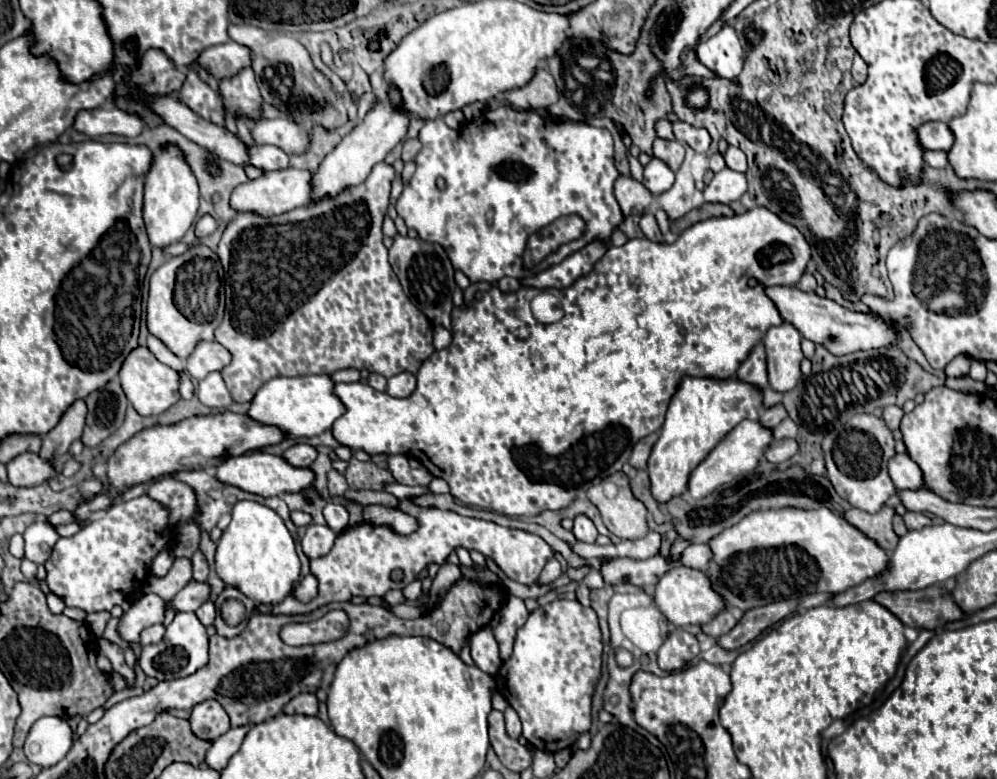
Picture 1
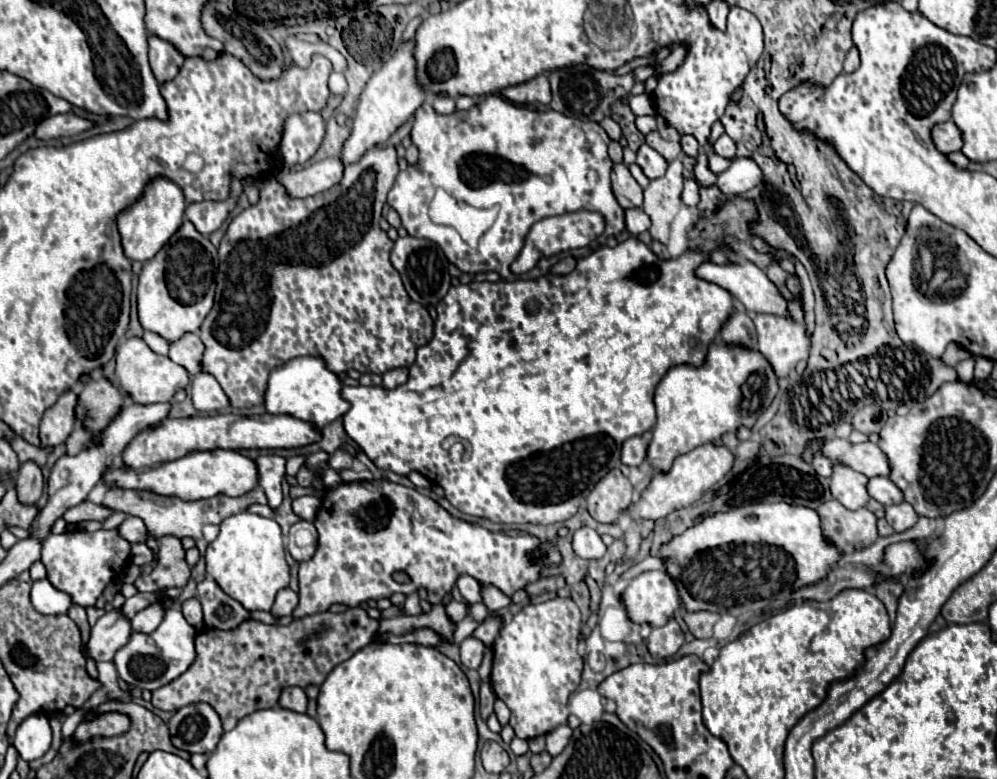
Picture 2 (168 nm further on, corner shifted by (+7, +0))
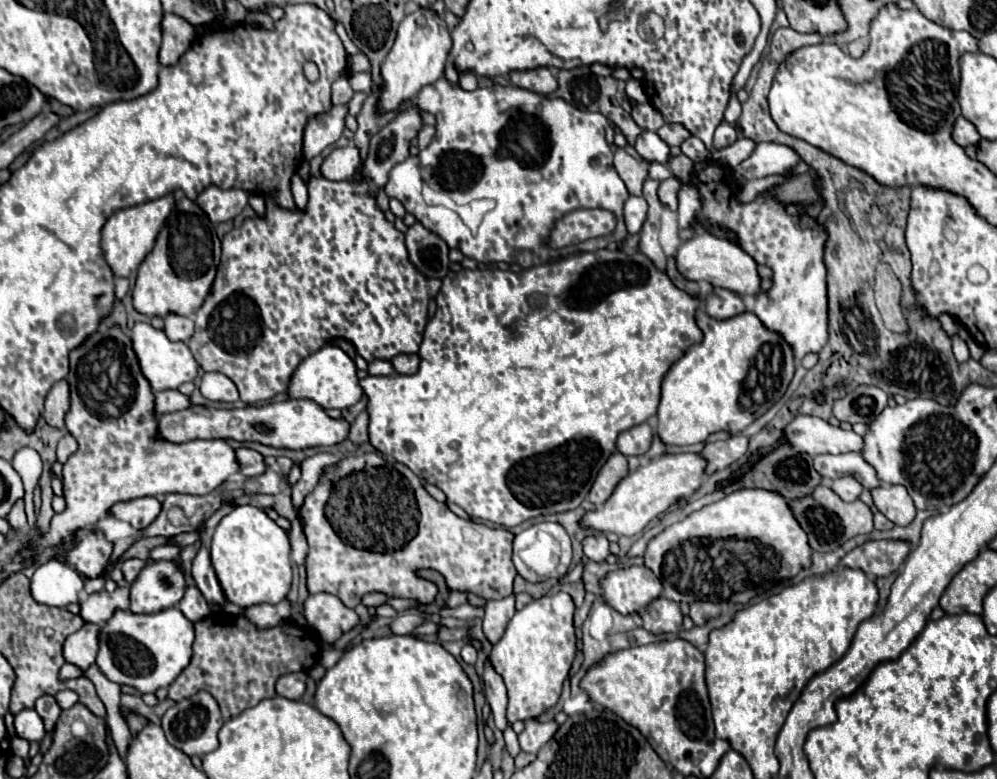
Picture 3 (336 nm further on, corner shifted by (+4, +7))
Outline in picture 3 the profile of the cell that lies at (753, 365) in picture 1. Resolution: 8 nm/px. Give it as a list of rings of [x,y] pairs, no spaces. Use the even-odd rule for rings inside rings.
[[[713,288],[713,292],[703,298],[703,308],[709,316],[719,318],[719,320],[745,312],[741,298],[735,292],[725,290],[725,288]]]

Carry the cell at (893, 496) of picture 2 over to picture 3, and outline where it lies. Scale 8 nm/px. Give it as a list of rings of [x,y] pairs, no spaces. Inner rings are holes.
[[[845,452],[845,454],[819,454],[813,458],[815,470],[825,480],[835,480],[841,476],[853,476],[857,478],[867,490],[881,486],[881,480],[877,480],[877,474],[869,464],[865,464],[863,456],[859,452]]]

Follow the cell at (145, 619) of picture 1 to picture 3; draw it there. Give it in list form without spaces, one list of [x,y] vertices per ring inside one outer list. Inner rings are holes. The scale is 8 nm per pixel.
[[[85,624],[63,644],[63,658],[81,670],[87,670],[97,656],[97,624]]]

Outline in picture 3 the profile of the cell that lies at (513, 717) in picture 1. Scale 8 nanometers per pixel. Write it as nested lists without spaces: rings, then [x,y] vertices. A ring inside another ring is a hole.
[[[485,660],[485,672],[483,672],[483,682],[485,682],[485,696],[491,706],[495,726],[503,732],[507,728],[507,718],[505,718],[505,708],[507,708],[507,690],[503,684],[503,678],[495,672],[489,660]]]

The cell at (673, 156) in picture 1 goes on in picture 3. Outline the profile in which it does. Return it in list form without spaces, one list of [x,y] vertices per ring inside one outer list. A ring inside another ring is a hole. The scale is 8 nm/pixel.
[[[663,124],[663,126],[657,130],[657,134],[659,134],[669,146],[681,146],[681,142],[691,136],[691,132],[689,132],[685,126],[681,126],[681,124]]]

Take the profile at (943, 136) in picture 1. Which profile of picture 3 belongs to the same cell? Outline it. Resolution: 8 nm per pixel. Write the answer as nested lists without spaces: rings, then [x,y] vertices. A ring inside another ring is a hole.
[[[959,116],[957,122],[955,122],[955,128],[953,128],[953,140],[955,140],[959,146],[965,148],[965,146],[969,146],[969,144],[977,146],[977,142],[981,140],[981,136],[979,136],[977,128],[975,128],[969,120],[965,120],[963,116]]]

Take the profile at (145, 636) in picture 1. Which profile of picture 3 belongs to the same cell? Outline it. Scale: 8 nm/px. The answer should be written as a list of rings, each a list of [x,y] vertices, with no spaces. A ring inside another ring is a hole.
[[[151,560],[131,584],[129,610],[135,614],[153,614],[177,606],[185,594],[185,578],[179,562]]]

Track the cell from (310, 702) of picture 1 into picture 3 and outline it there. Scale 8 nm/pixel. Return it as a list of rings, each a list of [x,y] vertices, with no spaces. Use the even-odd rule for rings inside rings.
[[[291,672],[291,674],[285,674],[277,680],[275,684],[275,692],[283,698],[291,698],[291,700],[299,700],[305,692],[305,678],[307,674],[305,672]]]

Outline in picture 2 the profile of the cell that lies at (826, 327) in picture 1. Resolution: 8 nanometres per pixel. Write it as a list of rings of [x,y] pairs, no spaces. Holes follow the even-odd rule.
[[[704,261],[696,275],[700,279],[706,279],[710,283],[716,283],[720,287],[724,287],[726,291],[730,291],[746,309],[754,311],[754,313],[772,313],[772,315],[780,315],[780,317],[790,317],[788,311],[788,301],[782,297],[780,289],[766,277],[766,273],[762,269],[758,269],[754,263],[728,263],[728,265],[716,265],[710,261]]]

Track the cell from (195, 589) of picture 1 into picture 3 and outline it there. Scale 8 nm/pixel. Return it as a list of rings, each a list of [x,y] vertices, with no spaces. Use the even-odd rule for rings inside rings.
[[[129,586],[125,588],[117,588],[115,592],[107,592],[107,590],[99,590],[99,592],[93,592],[89,594],[83,602],[79,602],[81,610],[79,610],[79,616],[85,620],[85,622],[91,622],[91,624],[103,624],[105,620],[109,620],[109,616],[121,608],[121,610],[127,610],[129,608]]]

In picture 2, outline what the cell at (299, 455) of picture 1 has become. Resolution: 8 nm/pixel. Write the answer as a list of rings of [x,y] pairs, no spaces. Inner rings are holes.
[[[264,455],[256,459],[258,463],[258,475],[260,475],[260,487],[266,491],[268,505],[276,509],[282,503],[282,491],[280,481],[286,473],[286,459],[280,455]]]

